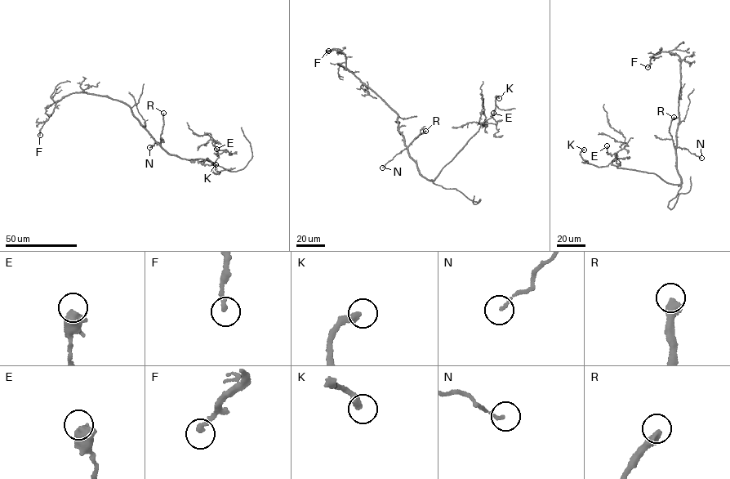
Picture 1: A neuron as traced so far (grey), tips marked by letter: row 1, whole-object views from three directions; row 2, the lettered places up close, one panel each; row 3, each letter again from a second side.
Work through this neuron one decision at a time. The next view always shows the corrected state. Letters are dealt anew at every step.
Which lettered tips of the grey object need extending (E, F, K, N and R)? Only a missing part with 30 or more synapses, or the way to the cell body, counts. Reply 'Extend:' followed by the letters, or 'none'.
Extend: K, R

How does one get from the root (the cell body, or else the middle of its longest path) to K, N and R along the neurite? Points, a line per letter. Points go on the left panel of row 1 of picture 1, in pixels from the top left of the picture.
K: (170, 154), (188, 159), (202, 158), (203, 162), (207, 158), (220, 172), (219, 174), (212, 171), (215, 164)
N: (170, 154), (160, 143), (156, 142), (149, 147)
R: (170, 154), (161, 145), (163, 113)

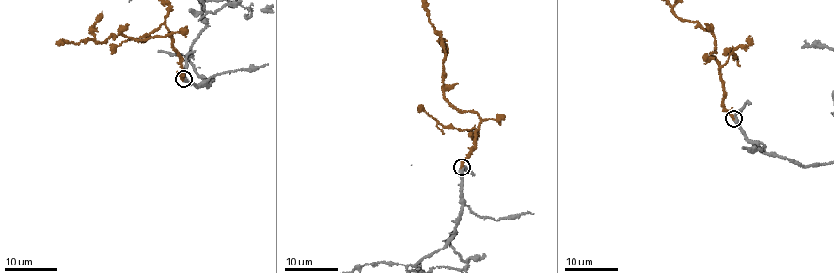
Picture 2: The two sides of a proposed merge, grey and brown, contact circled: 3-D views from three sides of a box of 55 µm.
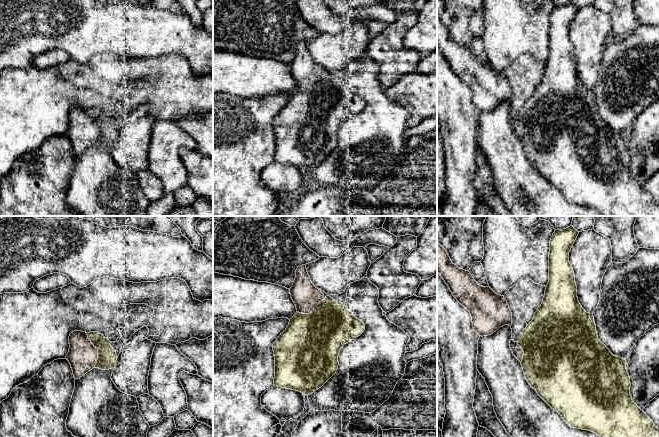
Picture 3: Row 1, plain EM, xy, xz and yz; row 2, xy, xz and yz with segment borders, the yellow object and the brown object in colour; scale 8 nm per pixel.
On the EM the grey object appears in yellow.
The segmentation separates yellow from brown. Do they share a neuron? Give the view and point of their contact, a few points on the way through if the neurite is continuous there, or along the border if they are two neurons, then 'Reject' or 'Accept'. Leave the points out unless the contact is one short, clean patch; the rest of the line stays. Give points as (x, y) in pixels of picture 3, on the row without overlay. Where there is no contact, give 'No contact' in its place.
Touches yellow at xy (98, 126). Path across: xy (107, 132), (104, 132), (98, 126), (88, 126), (82, 132). Accept

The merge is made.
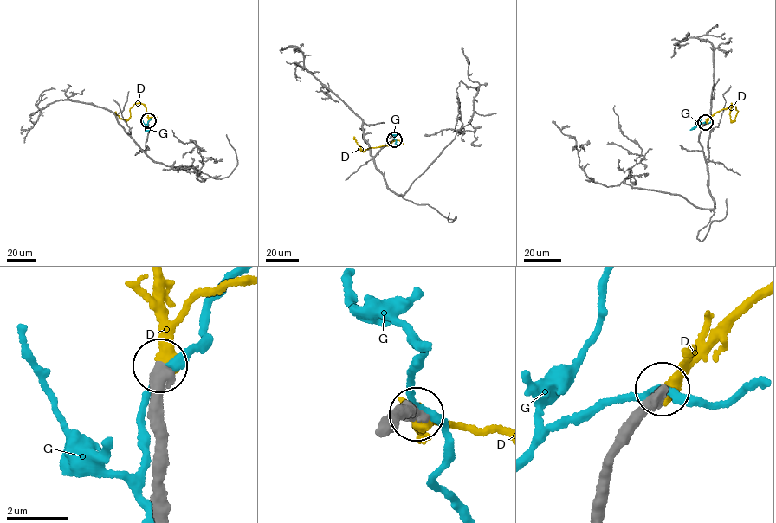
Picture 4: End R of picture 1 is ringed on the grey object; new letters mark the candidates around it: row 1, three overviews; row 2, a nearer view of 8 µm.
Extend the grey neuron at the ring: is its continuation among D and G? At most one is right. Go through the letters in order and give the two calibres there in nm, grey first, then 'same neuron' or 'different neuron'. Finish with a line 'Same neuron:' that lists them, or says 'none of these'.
D: 440 nm thick on the grey side, 480 nm on the other; same neuron
G: 460 nm thick on the grey side, 240 nm on the other; different neuron
Same neuron: D

